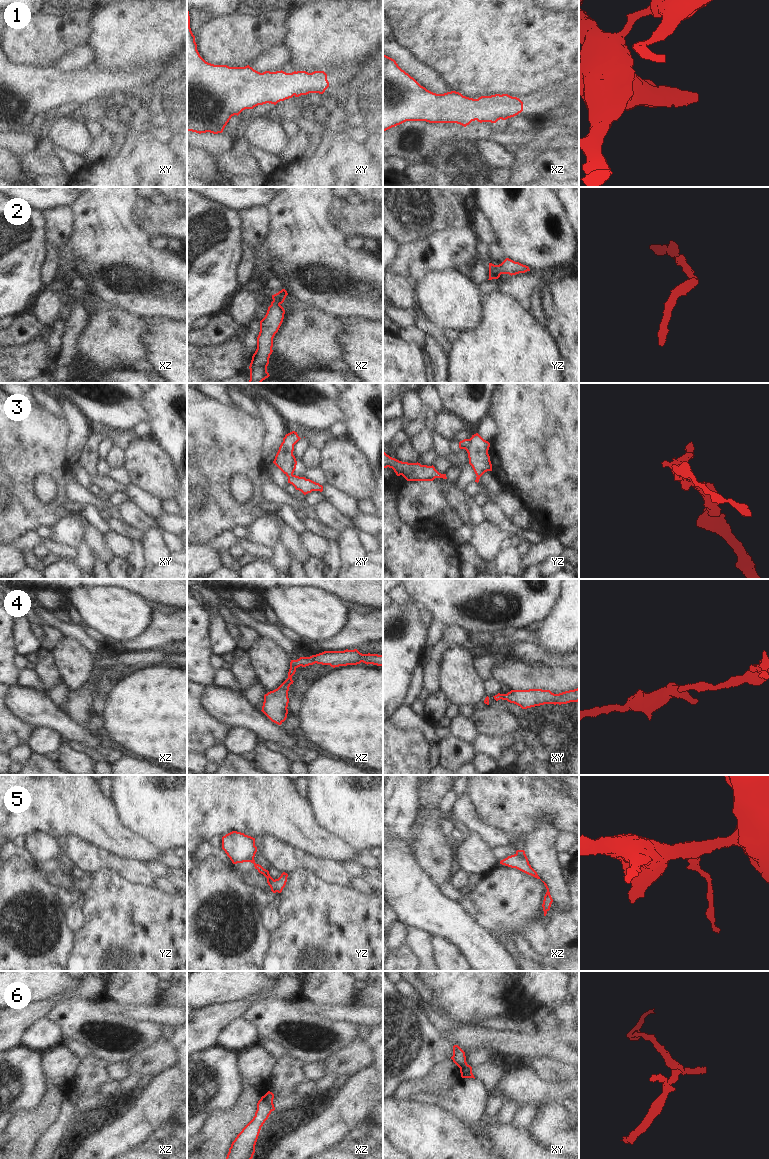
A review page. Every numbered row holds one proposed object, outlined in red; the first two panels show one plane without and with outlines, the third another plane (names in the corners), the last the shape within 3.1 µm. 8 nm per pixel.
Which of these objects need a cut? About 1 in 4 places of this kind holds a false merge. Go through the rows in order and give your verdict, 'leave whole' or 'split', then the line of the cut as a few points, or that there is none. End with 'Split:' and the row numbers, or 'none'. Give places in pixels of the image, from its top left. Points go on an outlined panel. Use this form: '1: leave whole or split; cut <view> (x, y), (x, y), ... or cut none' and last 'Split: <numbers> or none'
1: leave whole; cut none
2: leave whole; cut none
3: leave whole; cut none
4: leave whole; cut none
5: leave whole; cut none
6: split; cut xz (264, 1095), (272, 1101)
Split: 6

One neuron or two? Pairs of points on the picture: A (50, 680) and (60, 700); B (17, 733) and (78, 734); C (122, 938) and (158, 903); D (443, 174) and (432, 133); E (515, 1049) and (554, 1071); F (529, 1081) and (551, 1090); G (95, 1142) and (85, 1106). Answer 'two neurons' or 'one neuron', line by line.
A: two neurons
B: two neurons
C: one neuron
D: two neurons
E: two neurons
F: one neuron
G: two neurons

